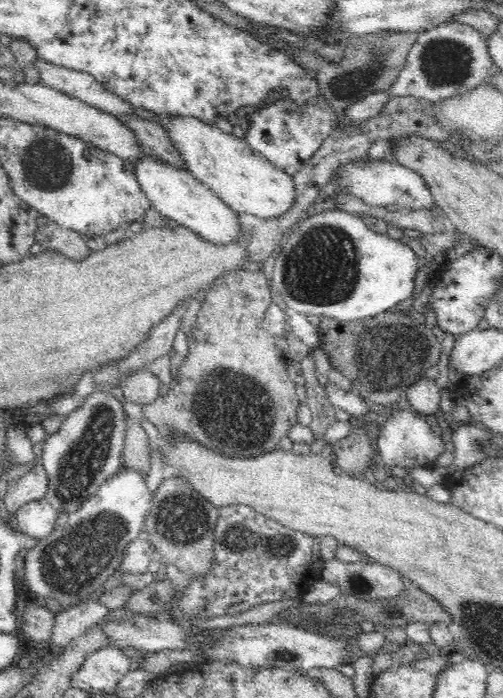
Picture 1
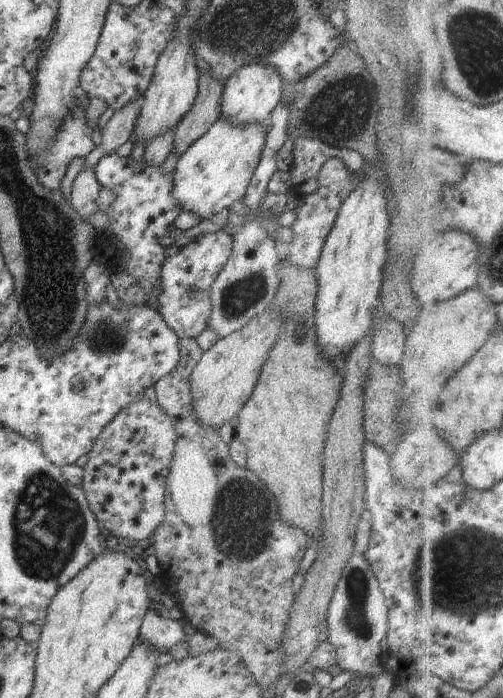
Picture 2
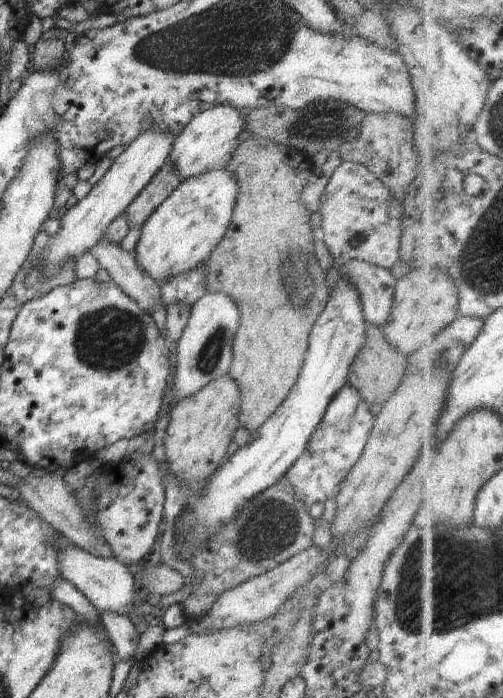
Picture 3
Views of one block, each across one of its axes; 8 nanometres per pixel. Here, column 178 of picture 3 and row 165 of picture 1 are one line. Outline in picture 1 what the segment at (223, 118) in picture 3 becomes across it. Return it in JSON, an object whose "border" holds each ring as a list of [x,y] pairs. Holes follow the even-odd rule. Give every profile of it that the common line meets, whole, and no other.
{"border":[[[146,154],[139,159],[135,164],[136,179],[151,202],[151,206],[158,212],[168,219],[176,220],[180,225],[192,229],[192,232],[210,243],[225,245],[235,241],[241,235],[244,226],[238,219],[239,214],[224,204],[217,194],[214,194],[189,172]]]}

